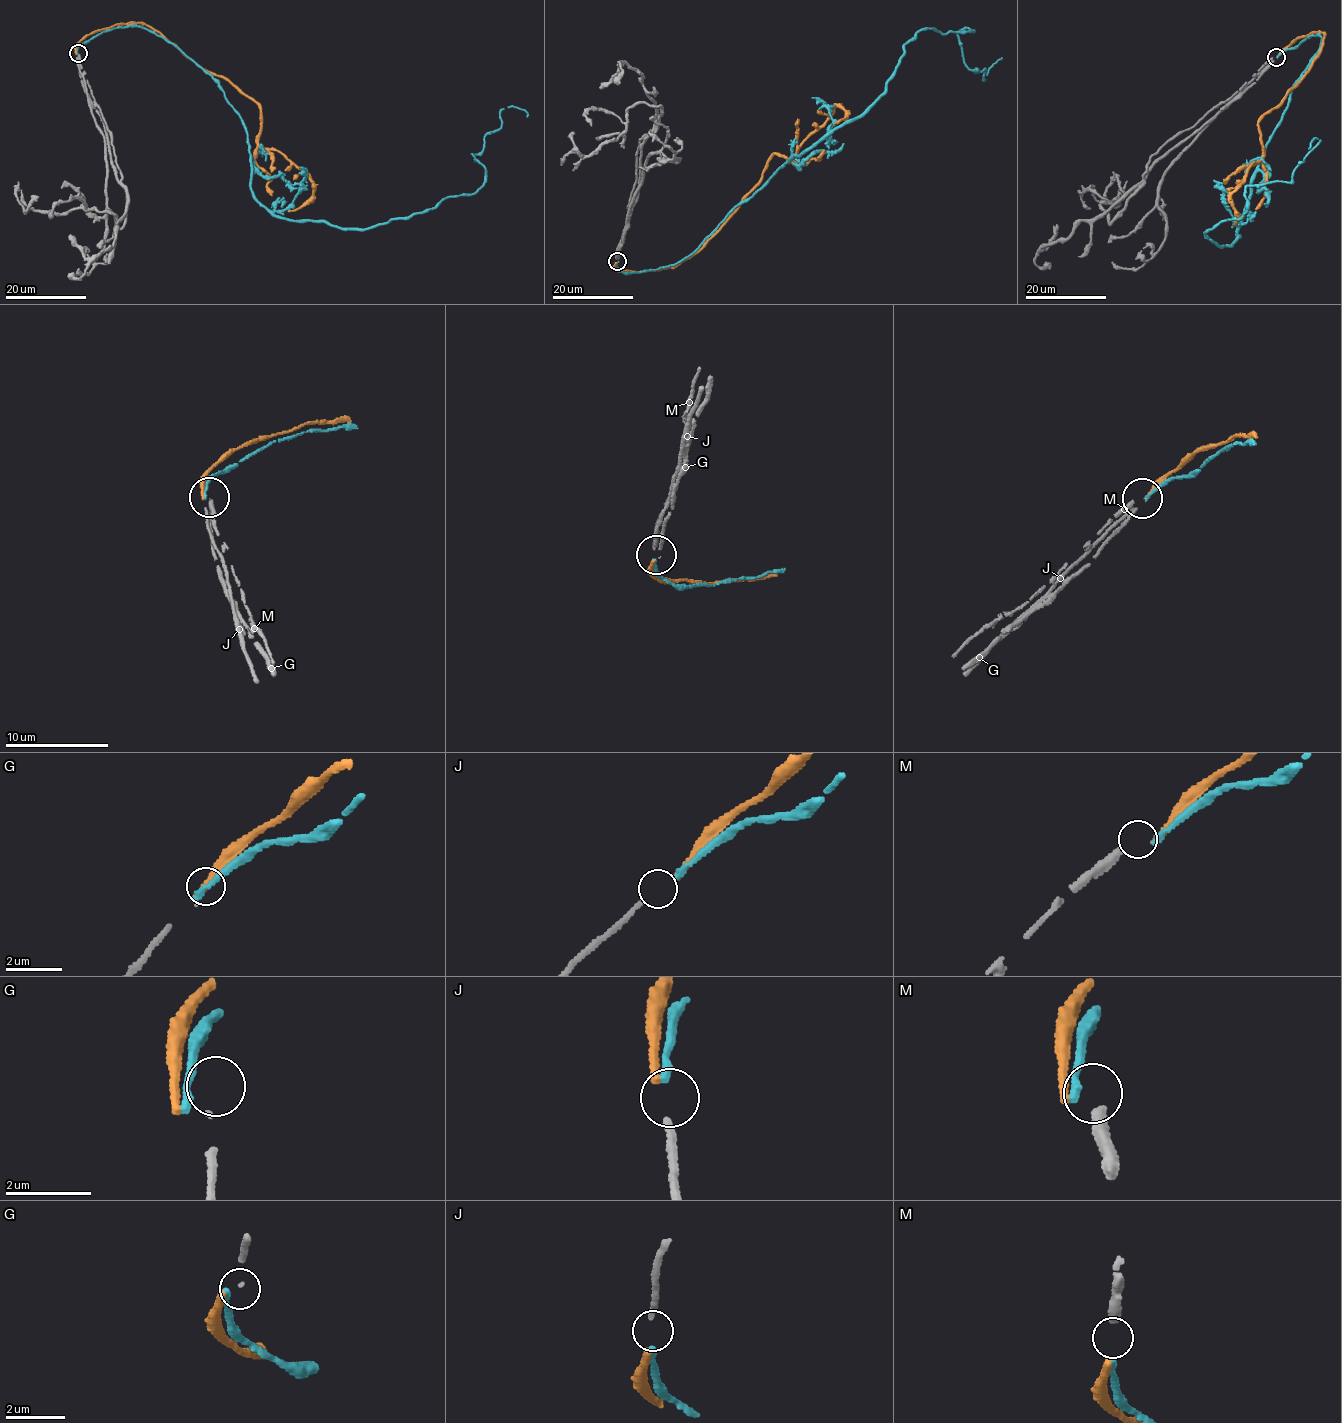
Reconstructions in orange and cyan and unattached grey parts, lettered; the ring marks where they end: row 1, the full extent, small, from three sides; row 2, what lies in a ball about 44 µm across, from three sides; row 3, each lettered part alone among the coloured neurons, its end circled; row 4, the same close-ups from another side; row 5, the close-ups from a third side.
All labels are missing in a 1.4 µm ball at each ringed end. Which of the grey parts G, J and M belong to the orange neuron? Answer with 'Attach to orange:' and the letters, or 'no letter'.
Attach to orange: no letter

